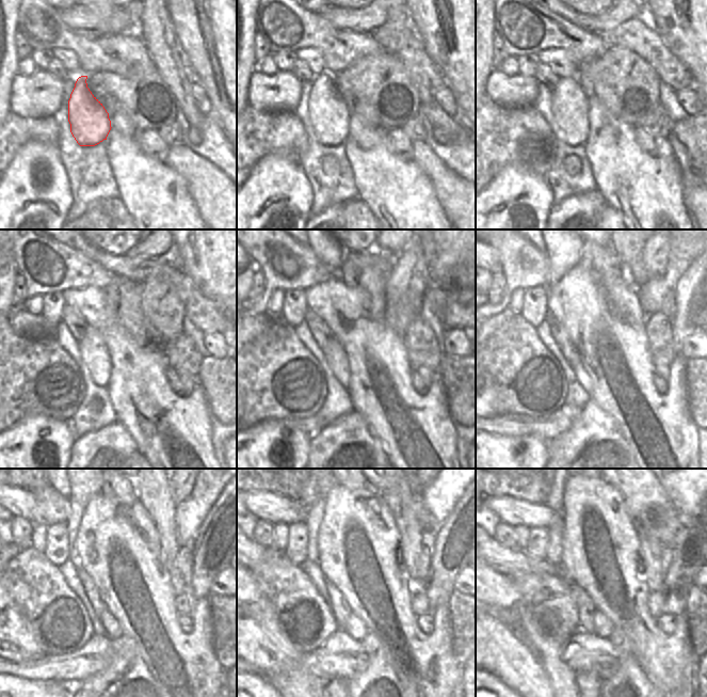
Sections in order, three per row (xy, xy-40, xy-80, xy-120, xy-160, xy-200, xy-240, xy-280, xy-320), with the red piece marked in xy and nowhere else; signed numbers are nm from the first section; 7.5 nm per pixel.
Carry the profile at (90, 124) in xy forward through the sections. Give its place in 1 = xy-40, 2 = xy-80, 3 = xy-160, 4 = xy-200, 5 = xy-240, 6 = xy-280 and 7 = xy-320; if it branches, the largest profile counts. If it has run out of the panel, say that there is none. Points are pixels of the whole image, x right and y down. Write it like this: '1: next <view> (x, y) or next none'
1: next xy-40 (328, 113)
2: next xy-80 (569, 107)
3: next xy-160 (334, 352)
4: next xy-200 (581, 375)
5: next xy-240 (113, 630)
6: next xy-280 (354, 627)
7: next xy-320 (601, 627)

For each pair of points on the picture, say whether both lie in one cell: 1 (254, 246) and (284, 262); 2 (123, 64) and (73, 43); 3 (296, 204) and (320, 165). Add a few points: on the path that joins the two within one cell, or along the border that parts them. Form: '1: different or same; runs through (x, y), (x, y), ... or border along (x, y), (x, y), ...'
1: same; runs through (261, 246), (264, 246), (276, 255)
2: same; runs through (110, 56), (93, 54), (85, 48)
3: different; border along (299, 162), (312, 192), (311, 207)

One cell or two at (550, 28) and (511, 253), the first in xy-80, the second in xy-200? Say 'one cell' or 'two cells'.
one cell

